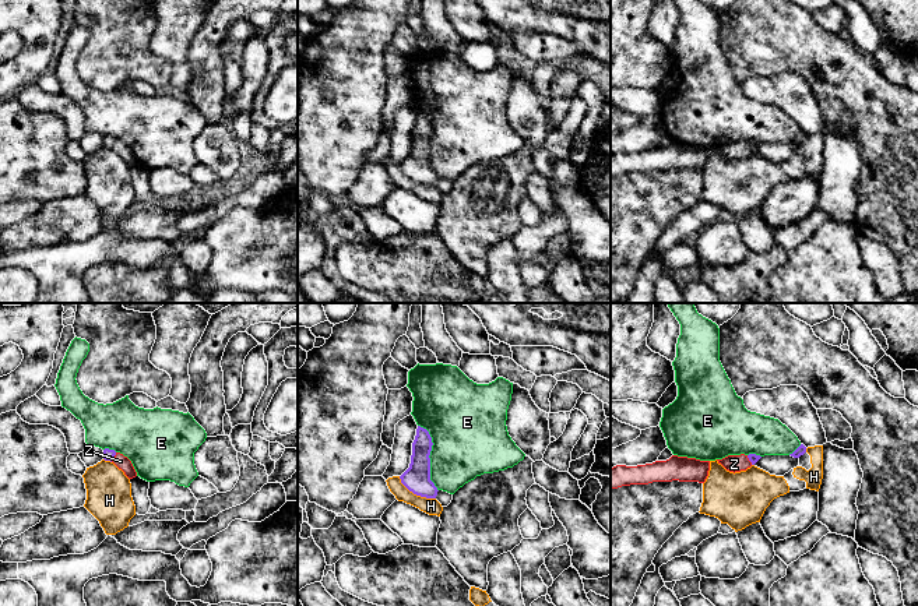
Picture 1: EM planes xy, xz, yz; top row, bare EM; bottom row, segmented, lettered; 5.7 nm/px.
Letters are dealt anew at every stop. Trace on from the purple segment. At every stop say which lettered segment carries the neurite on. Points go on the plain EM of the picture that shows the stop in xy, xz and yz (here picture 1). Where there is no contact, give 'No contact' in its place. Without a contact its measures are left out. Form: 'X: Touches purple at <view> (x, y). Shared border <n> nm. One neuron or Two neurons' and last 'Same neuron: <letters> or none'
E: Touches purple at xz (428, 144). Shared border 400 nm. Two neurons
H: Touches purple at xz (415, 180). Shared border 260 nm. Two neurons
Z: Touches purple at xy (113, 144). Shared border 70 nm. One neuron
Same neuron: Z

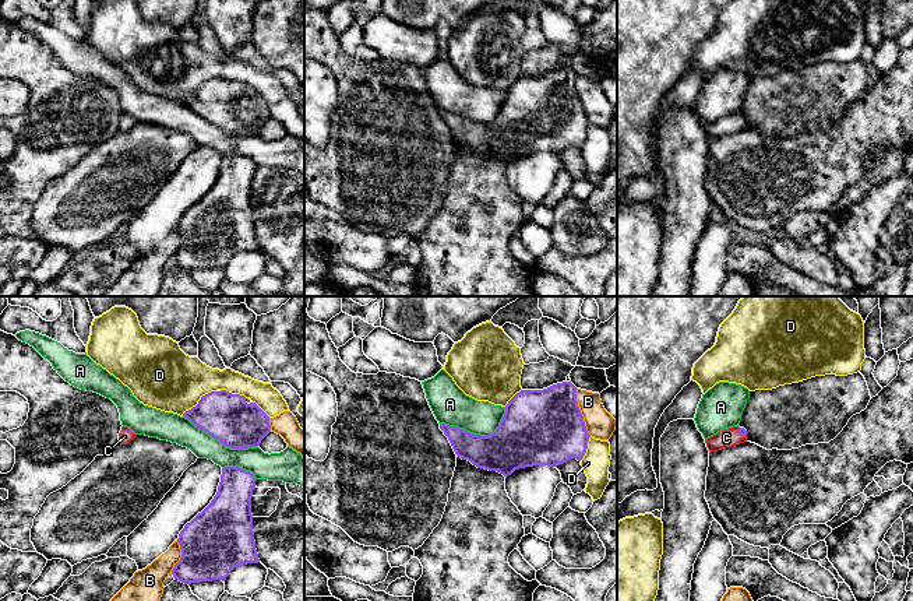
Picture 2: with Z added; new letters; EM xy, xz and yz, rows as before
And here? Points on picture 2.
A: Touches purple at xz (479, 122). Shared border 400 nm. Two neurons
B: Touches purple at xz (580, 99). Shared border 280 nm. Two neurons
C: Touches purple at yz (740, 120). Shared border 70 nm. One neuron
D: Touches purple at xy (198, 88). Shared border 240 nm. Two neurons
Same neuron: C

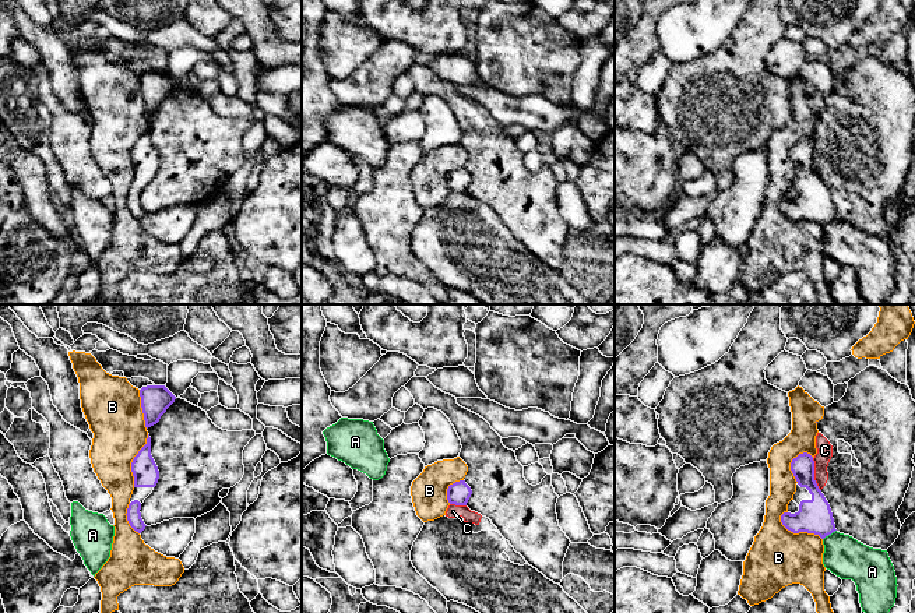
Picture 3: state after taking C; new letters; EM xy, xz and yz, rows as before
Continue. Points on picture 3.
A: Touches purple at yz (829, 221). Shared border 100 nm. Two neurons
B: Touches purple at yz (798, 219). Shared border 280 nm. Two neurons
C: Touches purple at yz (813, 162). Shared border 200 nm. Two neurons
Same neuron: none

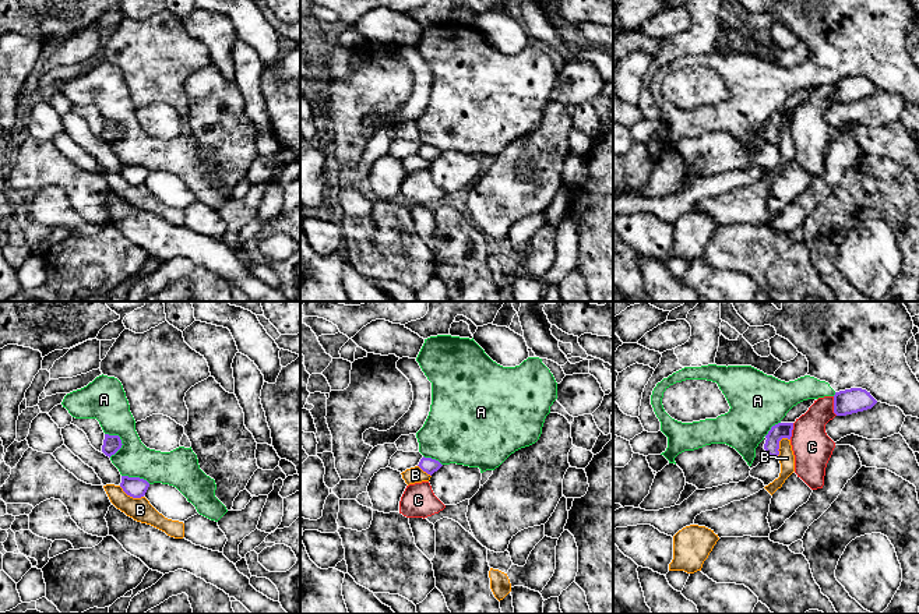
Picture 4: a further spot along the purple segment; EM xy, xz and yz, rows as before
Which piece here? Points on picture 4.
A: Touches purple at xy (120, 129). Shared border 150 nm. Two neurons
B: Touches purple at yz (778, 133). Shared border 140 nm. Two neurons
C: Touches purple at yz (834, 94). Shared border 110 nm. Two neurons
Same neuron: none

